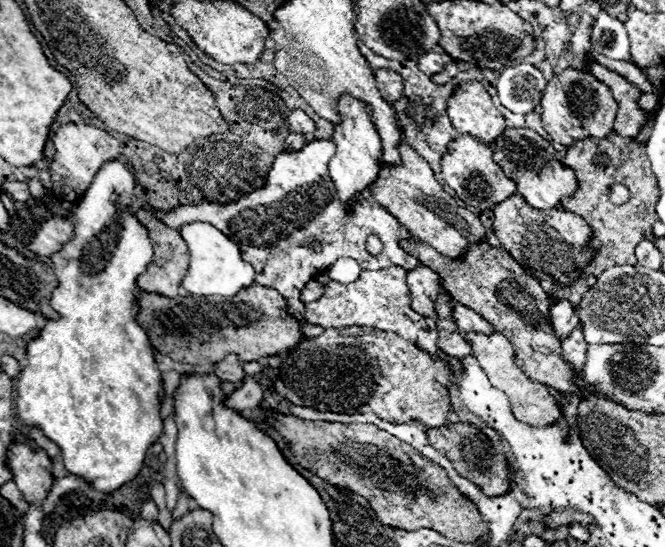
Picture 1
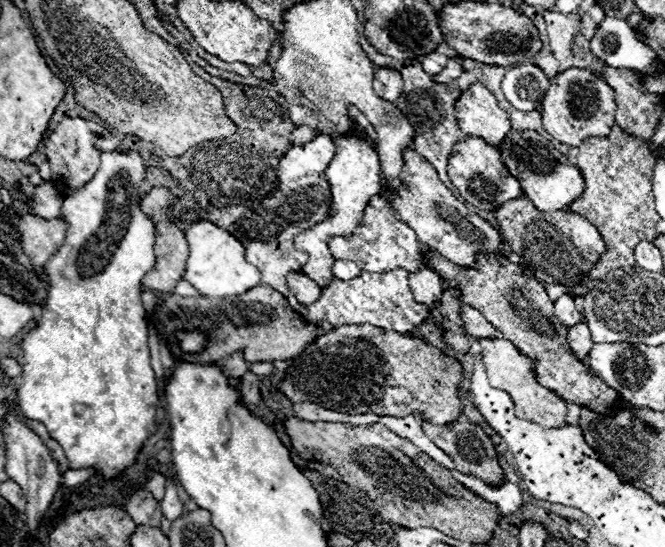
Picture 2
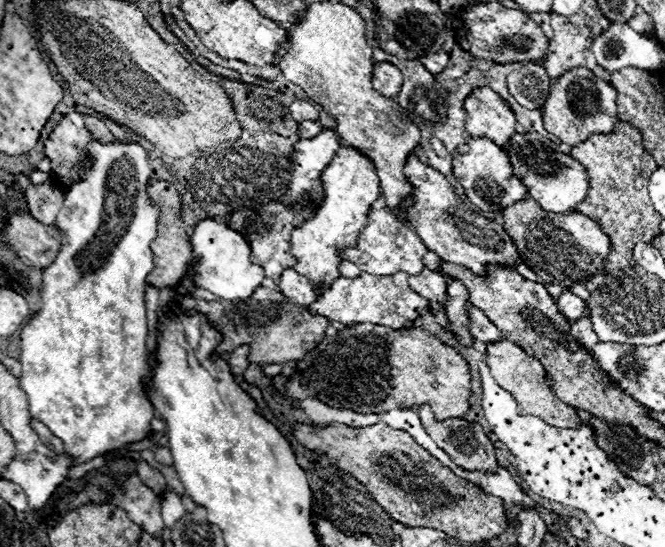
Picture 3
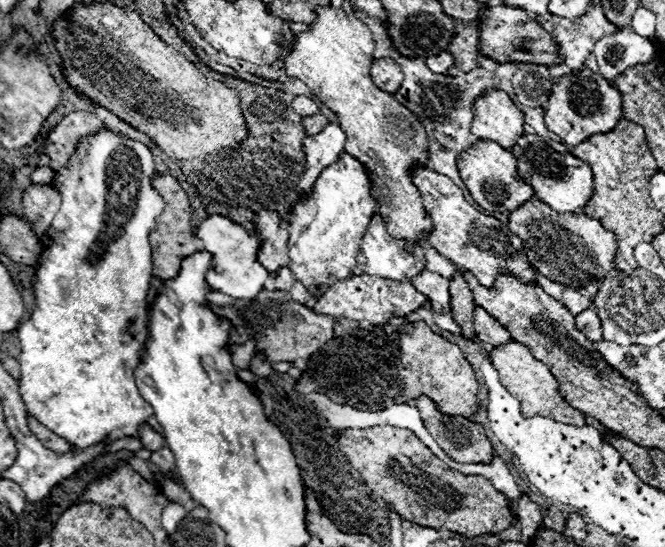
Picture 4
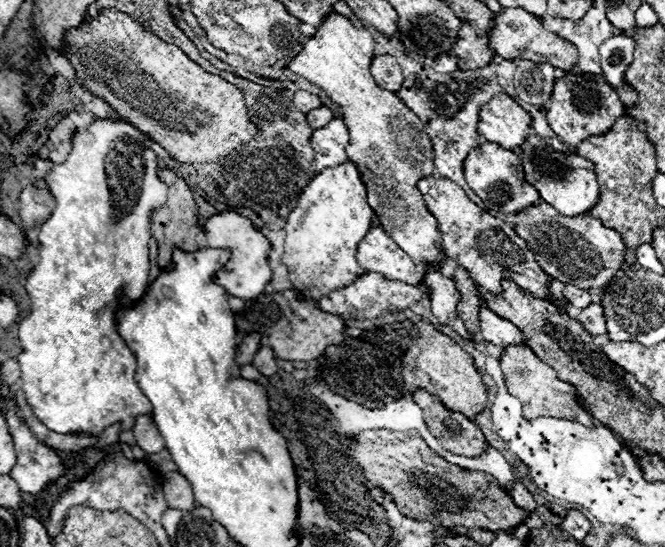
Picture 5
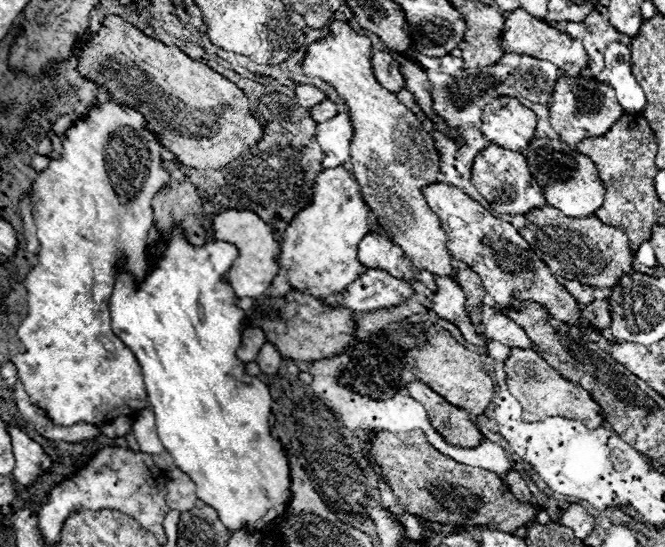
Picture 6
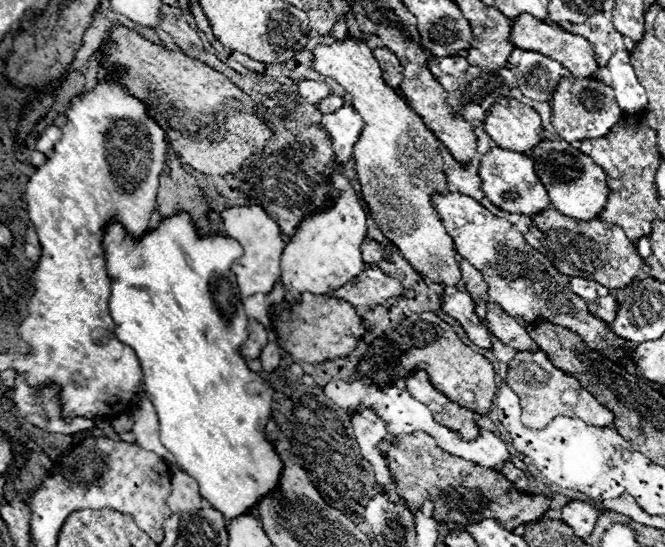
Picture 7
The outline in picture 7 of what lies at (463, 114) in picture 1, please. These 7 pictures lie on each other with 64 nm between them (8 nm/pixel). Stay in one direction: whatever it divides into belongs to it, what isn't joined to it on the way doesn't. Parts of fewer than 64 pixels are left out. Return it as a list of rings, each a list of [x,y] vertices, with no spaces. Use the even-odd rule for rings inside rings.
[[[502,98],[486,112],[486,132],[504,150],[528,154],[542,142],[540,114],[516,98]]]

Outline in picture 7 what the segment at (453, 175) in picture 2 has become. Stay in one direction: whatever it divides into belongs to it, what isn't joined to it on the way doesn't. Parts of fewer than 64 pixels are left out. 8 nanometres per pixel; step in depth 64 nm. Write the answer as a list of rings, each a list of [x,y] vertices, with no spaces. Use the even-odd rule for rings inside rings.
[[[492,148],[480,162],[480,178],[484,184],[486,196],[490,196],[490,200],[506,212],[518,212],[518,214],[532,216],[552,206],[544,184],[536,176],[534,160],[526,154],[504,150],[504,148]]]

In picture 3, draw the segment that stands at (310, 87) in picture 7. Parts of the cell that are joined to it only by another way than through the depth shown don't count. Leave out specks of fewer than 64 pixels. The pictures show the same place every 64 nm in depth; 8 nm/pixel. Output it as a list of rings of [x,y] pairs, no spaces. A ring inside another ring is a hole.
[[[296,100],[290,104],[290,112],[294,116],[294,120],[298,122],[304,122],[304,120],[316,120],[318,118],[318,110],[306,102],[306,100]]]

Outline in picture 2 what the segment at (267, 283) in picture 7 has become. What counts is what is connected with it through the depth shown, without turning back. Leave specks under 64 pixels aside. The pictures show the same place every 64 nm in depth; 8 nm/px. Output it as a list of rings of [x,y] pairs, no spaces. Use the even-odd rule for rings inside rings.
[[[192,222],[184,228],[190,246],[190,258],[184,278],[204,296],[230,298],[242,296],[260,284],[260,270],[246,262],[246,248],[236,236],[212,222]]]

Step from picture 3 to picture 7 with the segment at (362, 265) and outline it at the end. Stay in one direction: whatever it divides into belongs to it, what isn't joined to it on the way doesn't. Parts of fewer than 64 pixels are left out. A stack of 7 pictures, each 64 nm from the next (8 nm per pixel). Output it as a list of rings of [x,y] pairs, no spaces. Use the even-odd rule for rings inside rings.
[[[366,238],[362,244],[362,260],[370,266],[376,266],[382,260],[382,246],[378,242]]]

